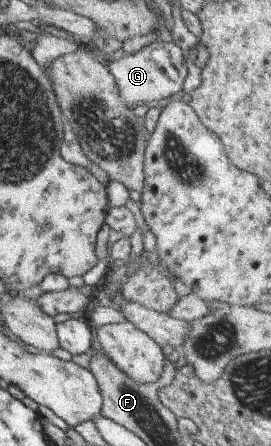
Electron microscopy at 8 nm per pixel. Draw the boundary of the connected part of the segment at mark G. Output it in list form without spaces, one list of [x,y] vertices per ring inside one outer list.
[[[159,33],[145,47],[129,55],[117,54],[104,57],[110,74],[116,83],[119,99],[128,107],[141,103],[152,104],[159,100],[178,97],[182,94],[184,79],[186,78],[186,63],[180,47],[173,41],[162,41]]]

